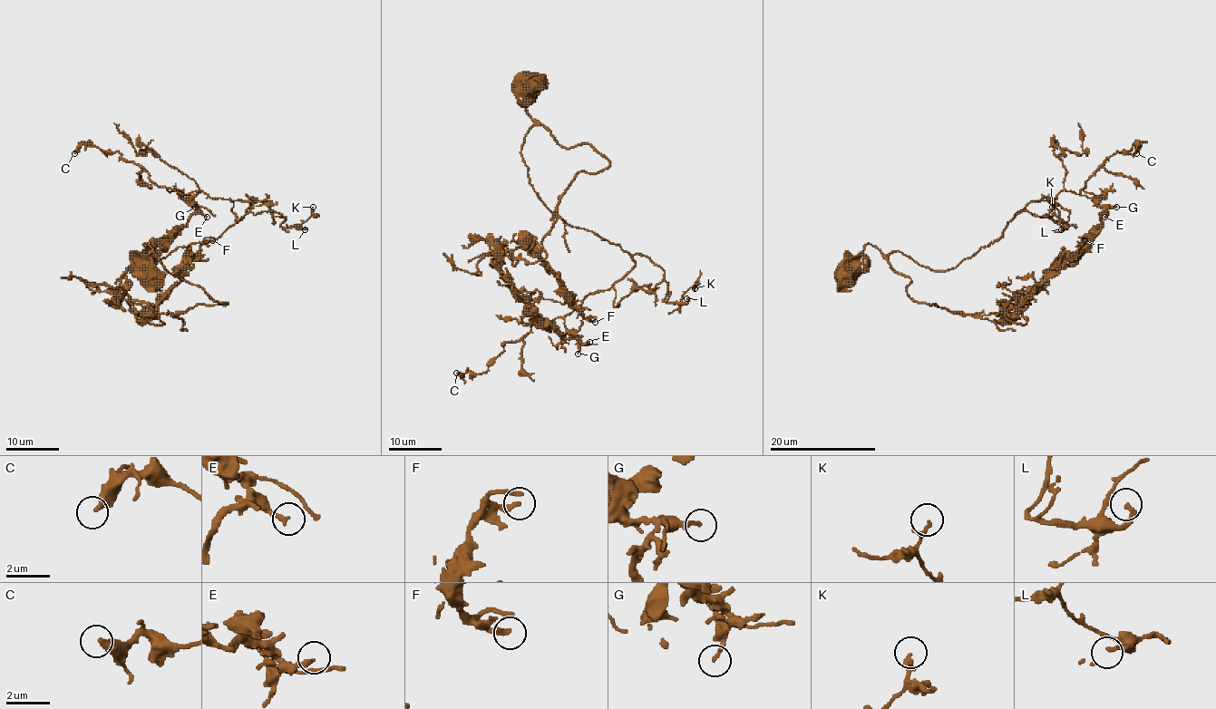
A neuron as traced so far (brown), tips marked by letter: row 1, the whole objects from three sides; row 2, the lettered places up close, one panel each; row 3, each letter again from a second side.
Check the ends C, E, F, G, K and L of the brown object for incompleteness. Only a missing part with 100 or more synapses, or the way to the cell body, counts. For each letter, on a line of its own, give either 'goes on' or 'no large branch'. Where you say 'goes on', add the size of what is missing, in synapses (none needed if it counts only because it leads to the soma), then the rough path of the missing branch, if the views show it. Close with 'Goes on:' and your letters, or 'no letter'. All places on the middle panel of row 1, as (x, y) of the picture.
C: no large branch
E: no large branch
F: no large branch
G: no large branch
K: no large branch
L: no large branch
Goes on: no letter

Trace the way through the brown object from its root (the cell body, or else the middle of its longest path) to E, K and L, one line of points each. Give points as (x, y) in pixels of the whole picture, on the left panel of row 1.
E: (151, 276), (145, 244), (149, 270), (253, 204), (182, 195), (207, 217)
K: (151, 276), (145, 244), (151, 255), (139, 264), (149, 270), (249, 212), (276, 211), (291, 228), (313, 207)
L: (151, 276), (145, 244), (151, 255), (139, 264), (149, 270), (249, 212), (276, 211), (282, 227), (305, 229)

